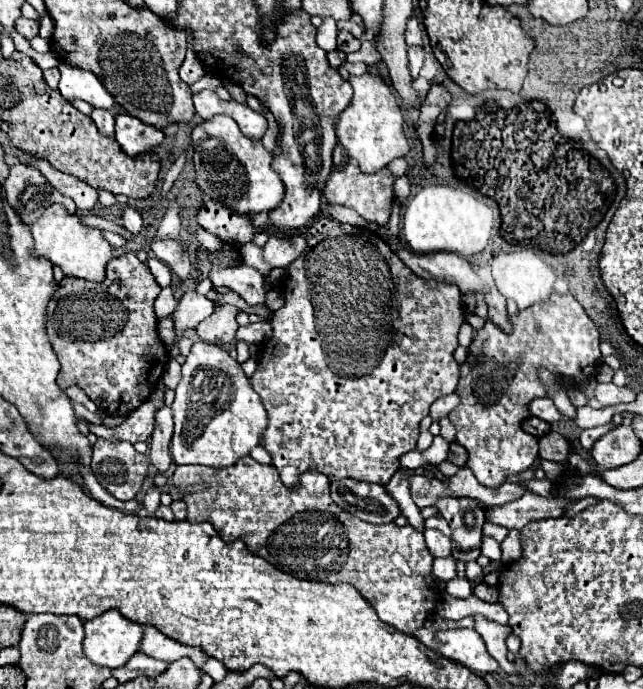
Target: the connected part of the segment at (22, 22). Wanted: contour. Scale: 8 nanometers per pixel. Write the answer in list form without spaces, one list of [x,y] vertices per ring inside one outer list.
[[[21,16],[21,18],[15,22],[15,30],[17,30],[21,36],[25,36],[27,40],[31,40],[33,36],[39,34],[39,22],[35,22],[35,20],[27,20],[27,18]]]

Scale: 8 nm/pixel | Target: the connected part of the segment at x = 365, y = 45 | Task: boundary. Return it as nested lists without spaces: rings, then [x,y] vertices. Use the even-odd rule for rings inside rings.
[[[365,32],[363,38],[361,38],[361,50],[347,54],[347,62],[365,62],[369,66],[381,62],[381,56],[379,52],[375,50],[375,40],[373,40],[373,34],[371,32]]]

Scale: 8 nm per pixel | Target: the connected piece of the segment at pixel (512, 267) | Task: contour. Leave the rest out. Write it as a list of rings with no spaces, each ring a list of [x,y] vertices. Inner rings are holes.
[[[519,250],[519,252],[511,252],[511,254],[497,254],[493,258],[493,278],[495,278],[495,286],[497,290],[505,296],[505,298],[513,298],[519,306],[519,310],[525,310],[537,302],[543,302],[549,298],[549,294],[553,292],[553,282],[555,282],[555,272],[531,250]]]

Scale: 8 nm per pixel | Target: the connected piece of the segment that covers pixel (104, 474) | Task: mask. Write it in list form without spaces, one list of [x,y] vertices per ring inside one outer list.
[[[99,438],[93,444],[91,470],[99,484],[119,500],[133,500],[137,496],[147,468],[147,456],[139,454],[129,442]]]

